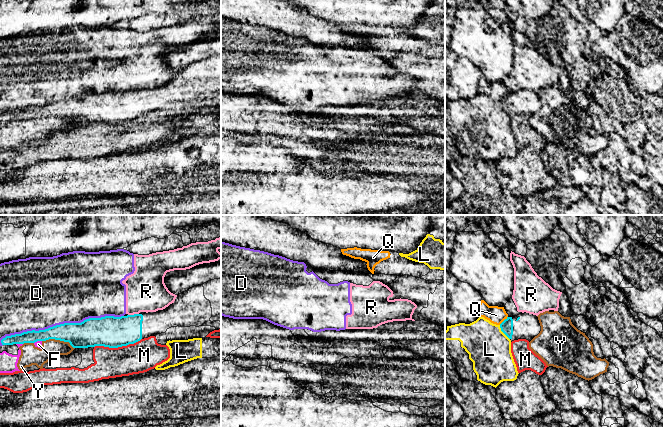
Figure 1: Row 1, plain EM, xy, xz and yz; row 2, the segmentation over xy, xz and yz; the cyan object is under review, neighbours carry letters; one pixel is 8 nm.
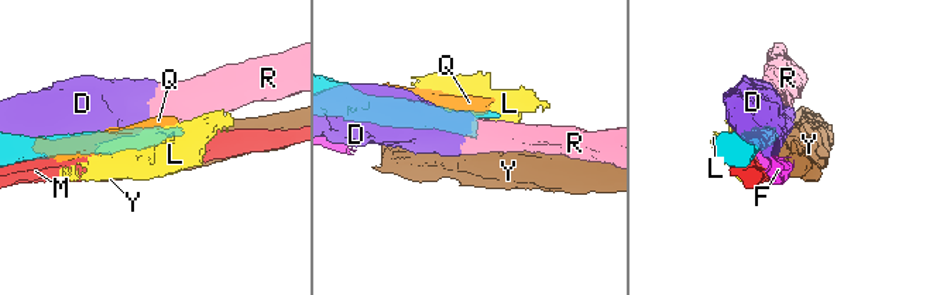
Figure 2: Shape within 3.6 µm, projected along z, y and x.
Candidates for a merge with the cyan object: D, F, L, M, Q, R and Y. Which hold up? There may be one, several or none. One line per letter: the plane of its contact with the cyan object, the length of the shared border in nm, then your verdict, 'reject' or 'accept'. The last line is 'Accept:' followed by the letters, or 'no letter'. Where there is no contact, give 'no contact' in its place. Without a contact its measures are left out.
D: xy | 1000 nm | reject
F: xy | 70 nm | reject
L: yz | 150 nm | reject
M: xy | 400 nm | reject
Q: yz | 100 nm | reject
R: xy | 90 nm | reject
Y: xy | 280 nm | reject
Accept: no letter

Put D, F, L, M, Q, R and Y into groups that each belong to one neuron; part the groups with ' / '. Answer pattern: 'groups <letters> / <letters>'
groups D R / F Y / L / M / Q

